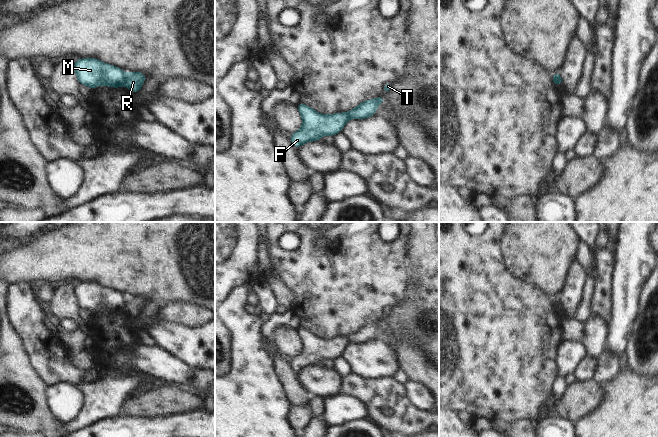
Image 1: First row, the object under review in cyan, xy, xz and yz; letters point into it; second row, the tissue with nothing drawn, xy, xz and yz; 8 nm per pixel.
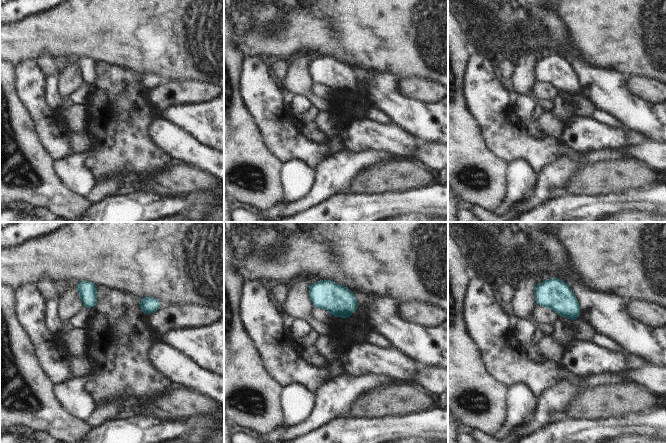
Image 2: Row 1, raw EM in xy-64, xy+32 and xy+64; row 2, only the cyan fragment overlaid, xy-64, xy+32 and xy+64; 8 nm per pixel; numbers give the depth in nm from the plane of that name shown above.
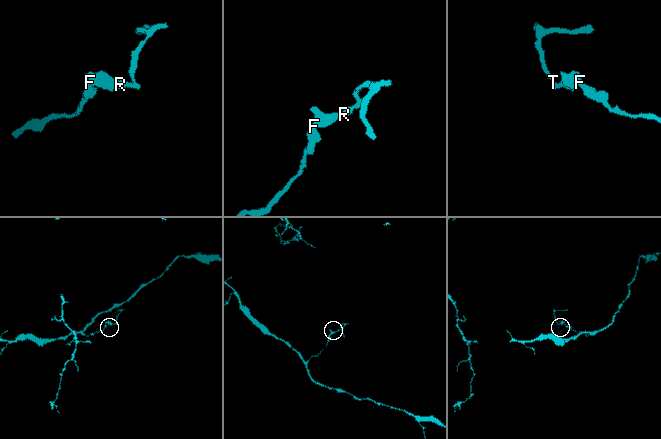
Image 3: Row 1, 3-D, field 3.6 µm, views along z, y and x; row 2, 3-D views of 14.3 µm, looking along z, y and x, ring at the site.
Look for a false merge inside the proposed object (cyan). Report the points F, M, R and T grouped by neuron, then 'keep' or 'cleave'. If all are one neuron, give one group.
F M / R T; cleave

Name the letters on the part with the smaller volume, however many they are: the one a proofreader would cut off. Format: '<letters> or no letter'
R, T.

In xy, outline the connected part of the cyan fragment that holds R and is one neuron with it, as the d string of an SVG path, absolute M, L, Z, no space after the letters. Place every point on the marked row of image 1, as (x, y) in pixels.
M139 71L125 73L124 85L126 85L133 93L138 93L145 79L146 76Z

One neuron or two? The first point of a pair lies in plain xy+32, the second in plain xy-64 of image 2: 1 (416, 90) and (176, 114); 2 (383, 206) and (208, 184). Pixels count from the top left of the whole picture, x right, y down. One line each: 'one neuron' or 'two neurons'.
1: two neurons
2: two neurons

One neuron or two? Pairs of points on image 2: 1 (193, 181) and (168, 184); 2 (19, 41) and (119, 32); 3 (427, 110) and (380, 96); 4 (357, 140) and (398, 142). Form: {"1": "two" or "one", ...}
{"1": "one", "2": "one", "3": "one", "4": "one"}

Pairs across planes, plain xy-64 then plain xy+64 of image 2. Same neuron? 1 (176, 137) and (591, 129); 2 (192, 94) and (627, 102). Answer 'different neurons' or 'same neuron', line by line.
1: same neuron
2: different neurons

